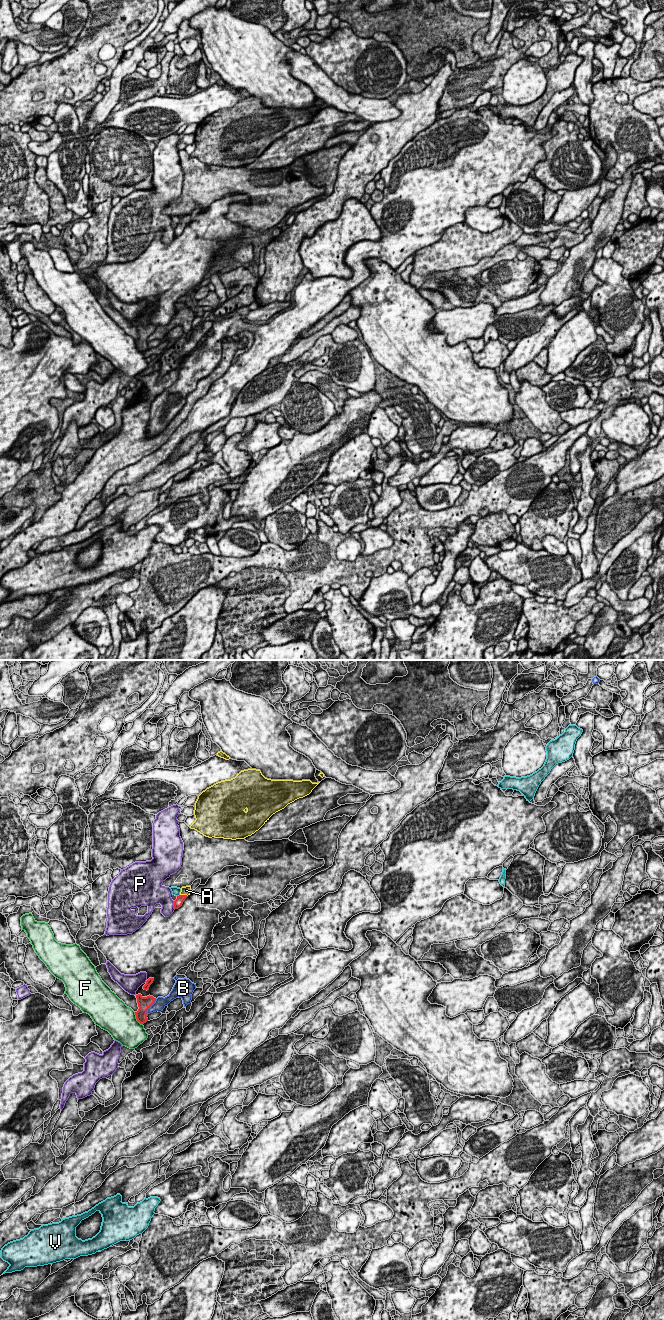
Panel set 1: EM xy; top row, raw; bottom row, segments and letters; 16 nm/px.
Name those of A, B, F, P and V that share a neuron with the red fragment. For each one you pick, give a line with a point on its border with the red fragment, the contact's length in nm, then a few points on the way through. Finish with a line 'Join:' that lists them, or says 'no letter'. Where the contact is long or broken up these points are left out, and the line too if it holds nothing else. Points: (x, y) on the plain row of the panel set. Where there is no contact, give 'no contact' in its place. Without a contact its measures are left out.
A: contact xy (184, 223); length 130 nm; way xy (178, 230), (184, 223), (186, 218)
Join: A

